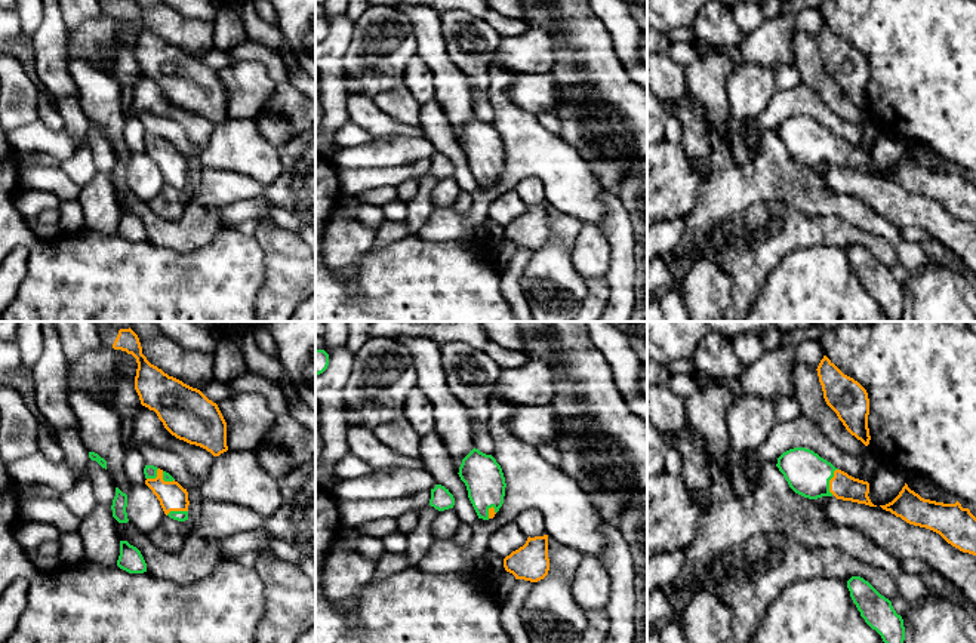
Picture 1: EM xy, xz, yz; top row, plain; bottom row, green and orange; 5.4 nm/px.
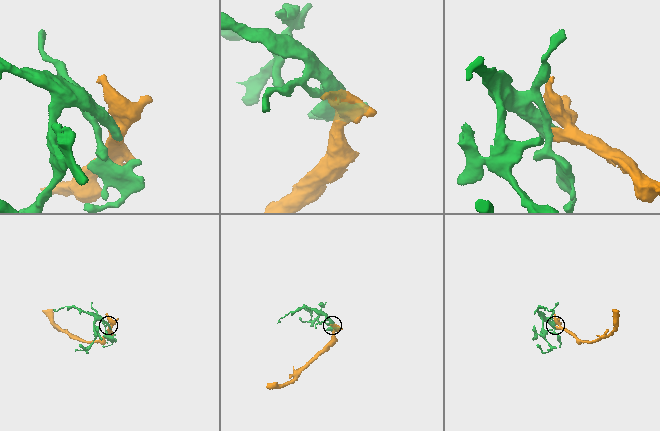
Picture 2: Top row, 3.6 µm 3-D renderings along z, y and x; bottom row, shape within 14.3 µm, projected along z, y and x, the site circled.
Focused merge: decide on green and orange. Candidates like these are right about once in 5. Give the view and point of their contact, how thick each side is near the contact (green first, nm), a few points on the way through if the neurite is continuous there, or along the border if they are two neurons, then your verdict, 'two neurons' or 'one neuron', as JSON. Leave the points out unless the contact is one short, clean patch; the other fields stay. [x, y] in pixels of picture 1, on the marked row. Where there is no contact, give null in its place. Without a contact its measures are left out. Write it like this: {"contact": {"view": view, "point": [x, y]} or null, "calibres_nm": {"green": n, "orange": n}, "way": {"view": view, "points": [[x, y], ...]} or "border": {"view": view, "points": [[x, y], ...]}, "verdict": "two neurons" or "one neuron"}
{"contact": {"view": "yz", "point": [828, 482]}, "calibres_nm": {"green": 240, "orange": 140}, "way": {"view": "yz", "points": [[807, 474], [828, 482], [837, 482], [843, 486]]}, "verdict": "one neuron"}

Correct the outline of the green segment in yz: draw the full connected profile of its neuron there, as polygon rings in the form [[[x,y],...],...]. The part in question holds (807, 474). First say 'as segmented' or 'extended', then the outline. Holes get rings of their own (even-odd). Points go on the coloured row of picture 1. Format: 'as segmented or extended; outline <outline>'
extended; outline [[[794,447],[783,452],[776,467],[789,487],[804,498],[818,499],[834,495],[837,499],[877,507],[868,496],[868,482],[835,468],[810,449]]]

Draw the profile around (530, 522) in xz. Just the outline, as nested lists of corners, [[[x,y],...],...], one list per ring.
[[[524,510],[514,522],[526,536],[535,538],[547,535],[544,514],[539,510]]]

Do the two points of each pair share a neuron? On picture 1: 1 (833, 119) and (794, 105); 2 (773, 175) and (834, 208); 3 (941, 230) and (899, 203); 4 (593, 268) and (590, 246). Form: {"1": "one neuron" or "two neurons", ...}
{"1": "one neuron", "2": "one neuron", "3": "one neuron", "4": "one neuron"}

